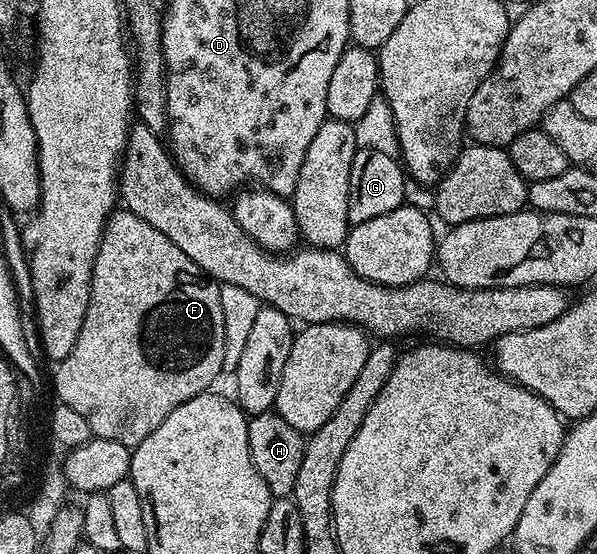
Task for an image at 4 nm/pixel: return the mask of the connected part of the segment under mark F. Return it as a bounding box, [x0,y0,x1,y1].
[55,207,226,447]

